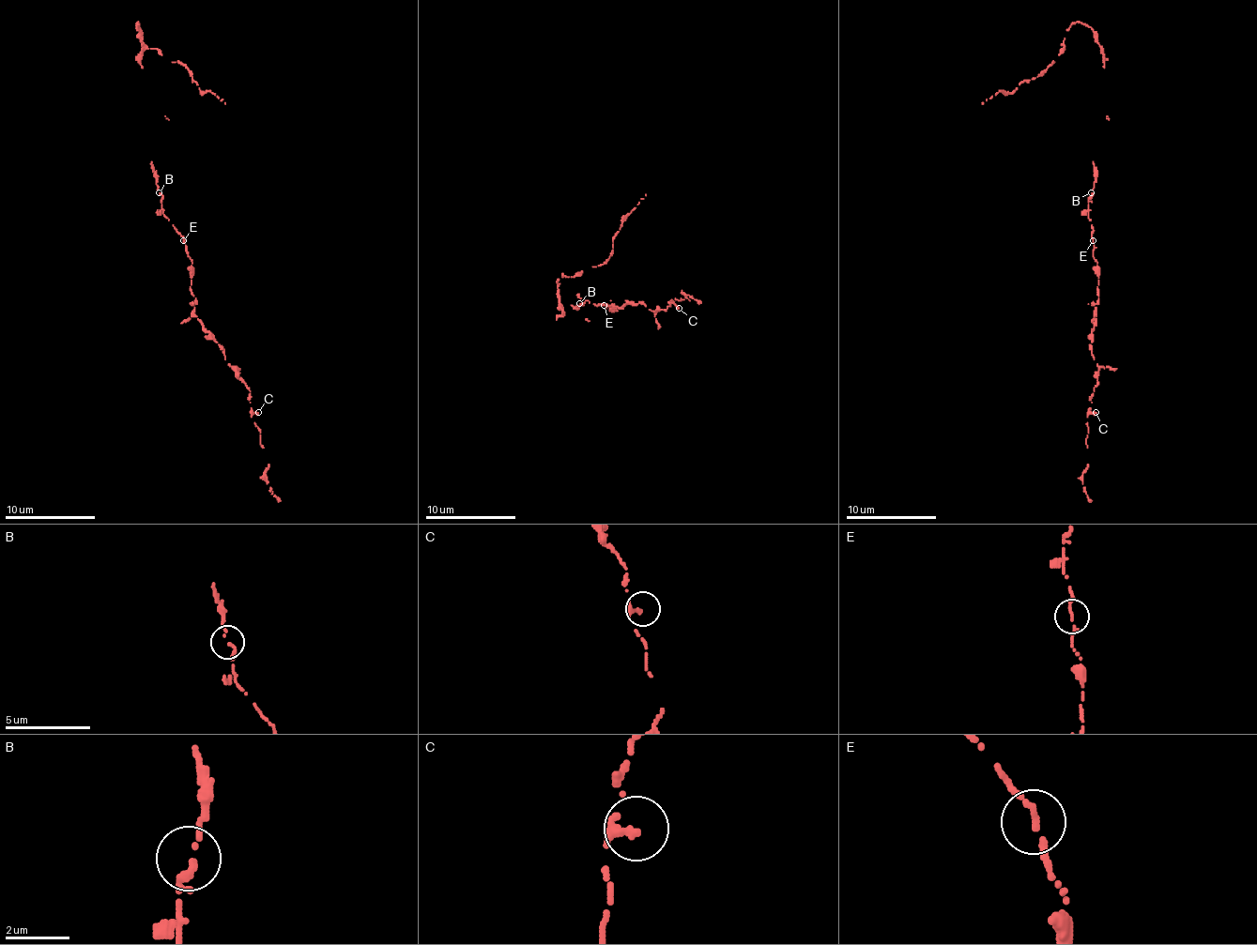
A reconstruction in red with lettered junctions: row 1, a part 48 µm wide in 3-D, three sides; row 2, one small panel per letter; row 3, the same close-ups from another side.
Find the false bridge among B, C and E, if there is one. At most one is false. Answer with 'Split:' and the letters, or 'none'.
Split: none

